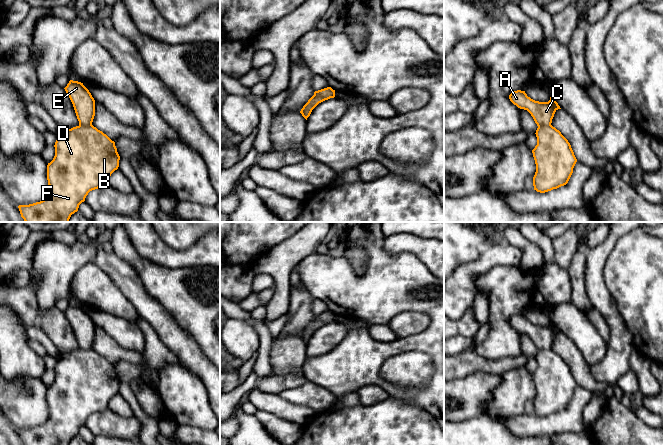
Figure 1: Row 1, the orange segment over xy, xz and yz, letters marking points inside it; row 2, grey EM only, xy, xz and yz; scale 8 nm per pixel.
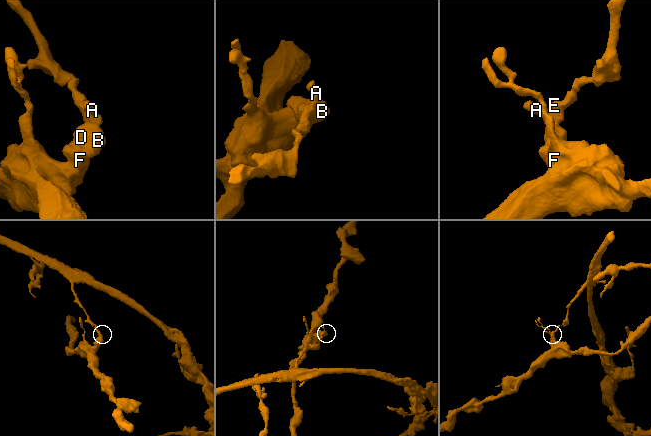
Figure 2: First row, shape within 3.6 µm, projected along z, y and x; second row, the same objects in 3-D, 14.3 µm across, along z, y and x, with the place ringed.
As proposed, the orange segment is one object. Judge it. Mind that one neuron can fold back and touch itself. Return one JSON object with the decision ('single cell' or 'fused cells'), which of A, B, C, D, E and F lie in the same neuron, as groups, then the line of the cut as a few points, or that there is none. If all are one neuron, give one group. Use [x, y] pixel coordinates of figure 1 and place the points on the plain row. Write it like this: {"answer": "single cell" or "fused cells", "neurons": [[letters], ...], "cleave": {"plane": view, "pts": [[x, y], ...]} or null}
{"answer": "fused cells", "neurons": [["A", "C", "E"], ["B", "D", "F"]], "cleave": {"plane": "xy", "pts": [[79, 348], [91, 349]]}}

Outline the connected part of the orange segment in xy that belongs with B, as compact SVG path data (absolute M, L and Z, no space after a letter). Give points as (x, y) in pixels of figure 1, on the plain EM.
M79 349L66 354L58 360L54 371L55 380L47 389L49 418L40 426L18 430L24 445L69 445L71 439L78 435L79 429L85 425L88 417L108 409L109 401L119 391L120 380L115 366L93 349Z

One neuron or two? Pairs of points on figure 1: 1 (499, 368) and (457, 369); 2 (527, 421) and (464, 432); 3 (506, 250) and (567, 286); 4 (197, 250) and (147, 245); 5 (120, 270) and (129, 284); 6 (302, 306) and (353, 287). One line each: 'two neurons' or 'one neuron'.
1: one neuron
2: two neurons
3: two neurons
4: one neuron
5: one neuron
6: two neurons

